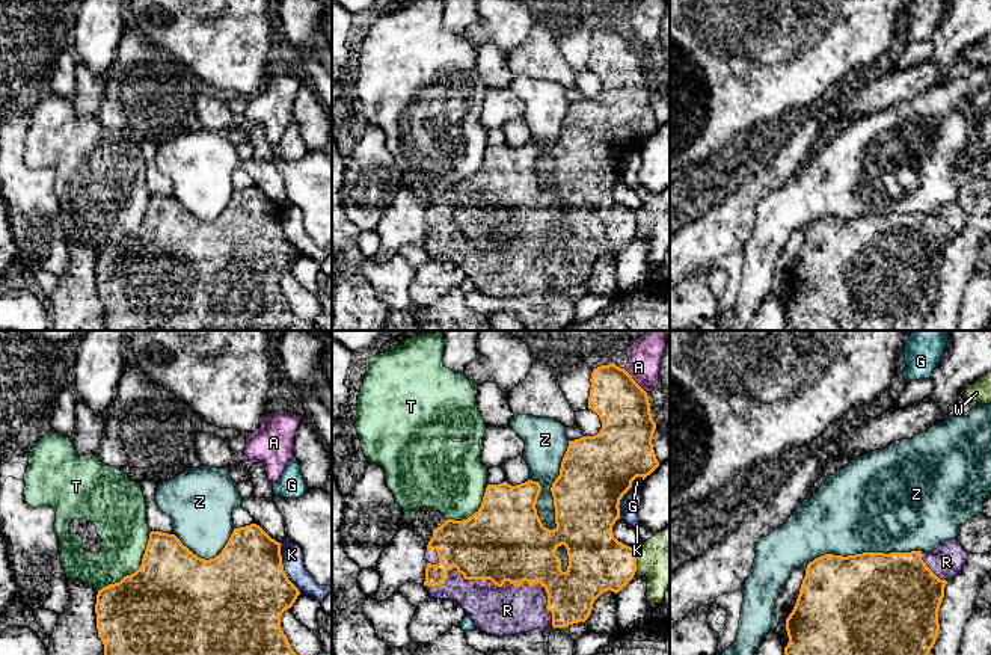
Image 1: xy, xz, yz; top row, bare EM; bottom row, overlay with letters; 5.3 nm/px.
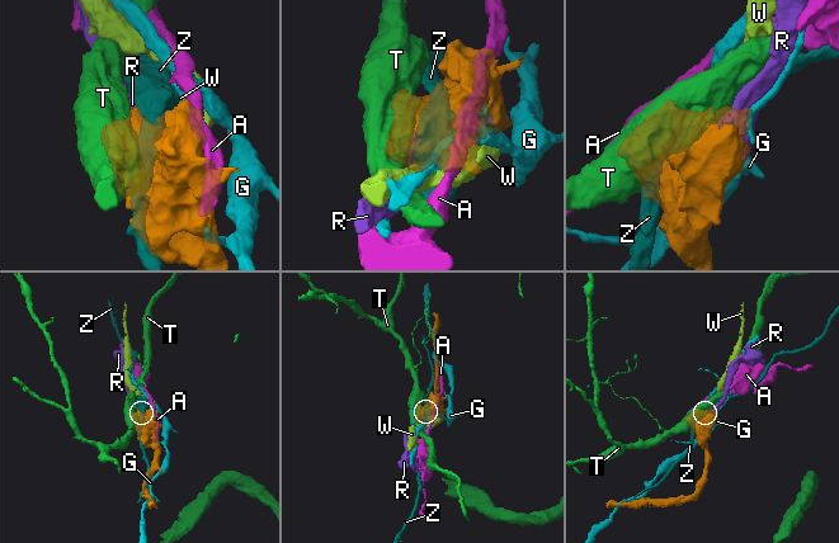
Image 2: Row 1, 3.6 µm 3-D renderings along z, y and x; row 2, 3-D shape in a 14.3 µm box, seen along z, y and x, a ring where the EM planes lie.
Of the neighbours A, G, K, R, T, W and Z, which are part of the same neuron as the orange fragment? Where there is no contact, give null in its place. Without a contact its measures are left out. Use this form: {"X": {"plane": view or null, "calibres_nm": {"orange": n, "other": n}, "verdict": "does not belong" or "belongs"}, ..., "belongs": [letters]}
{"A": {"plane": "xz", "calibres_nm": {"orange": 280, "other": 180}, "verdict": "does not belong"}, "G": {"plane": "xz", "calibres_nm": {"orange": 380, "other": 50}, "verdict": "does not belong"}, "K": {"plane": "xy", "calibres_nm": {"orange": 480, "other": 110}, "verdict": "does not belong"}, "R": {"plane": "xz", "calibres_nm": {"orange": 440, "other": 260}, "verdict": "belongs"}, "T": {"plane": "xy", "calibres_nm": {"orange": 500, "other": 260}, "verdict": "does not belong"}, "W": {"plane": "xz", "calibres_nm": {"orange": 320, "other": 280}, "verdict": "does not belong"}, "Z": {"plane": "xz", "calibres_nm": {"orange": 380, "other": 220}, "verdict": "does not belong"}, "belongs": ["R"]}

